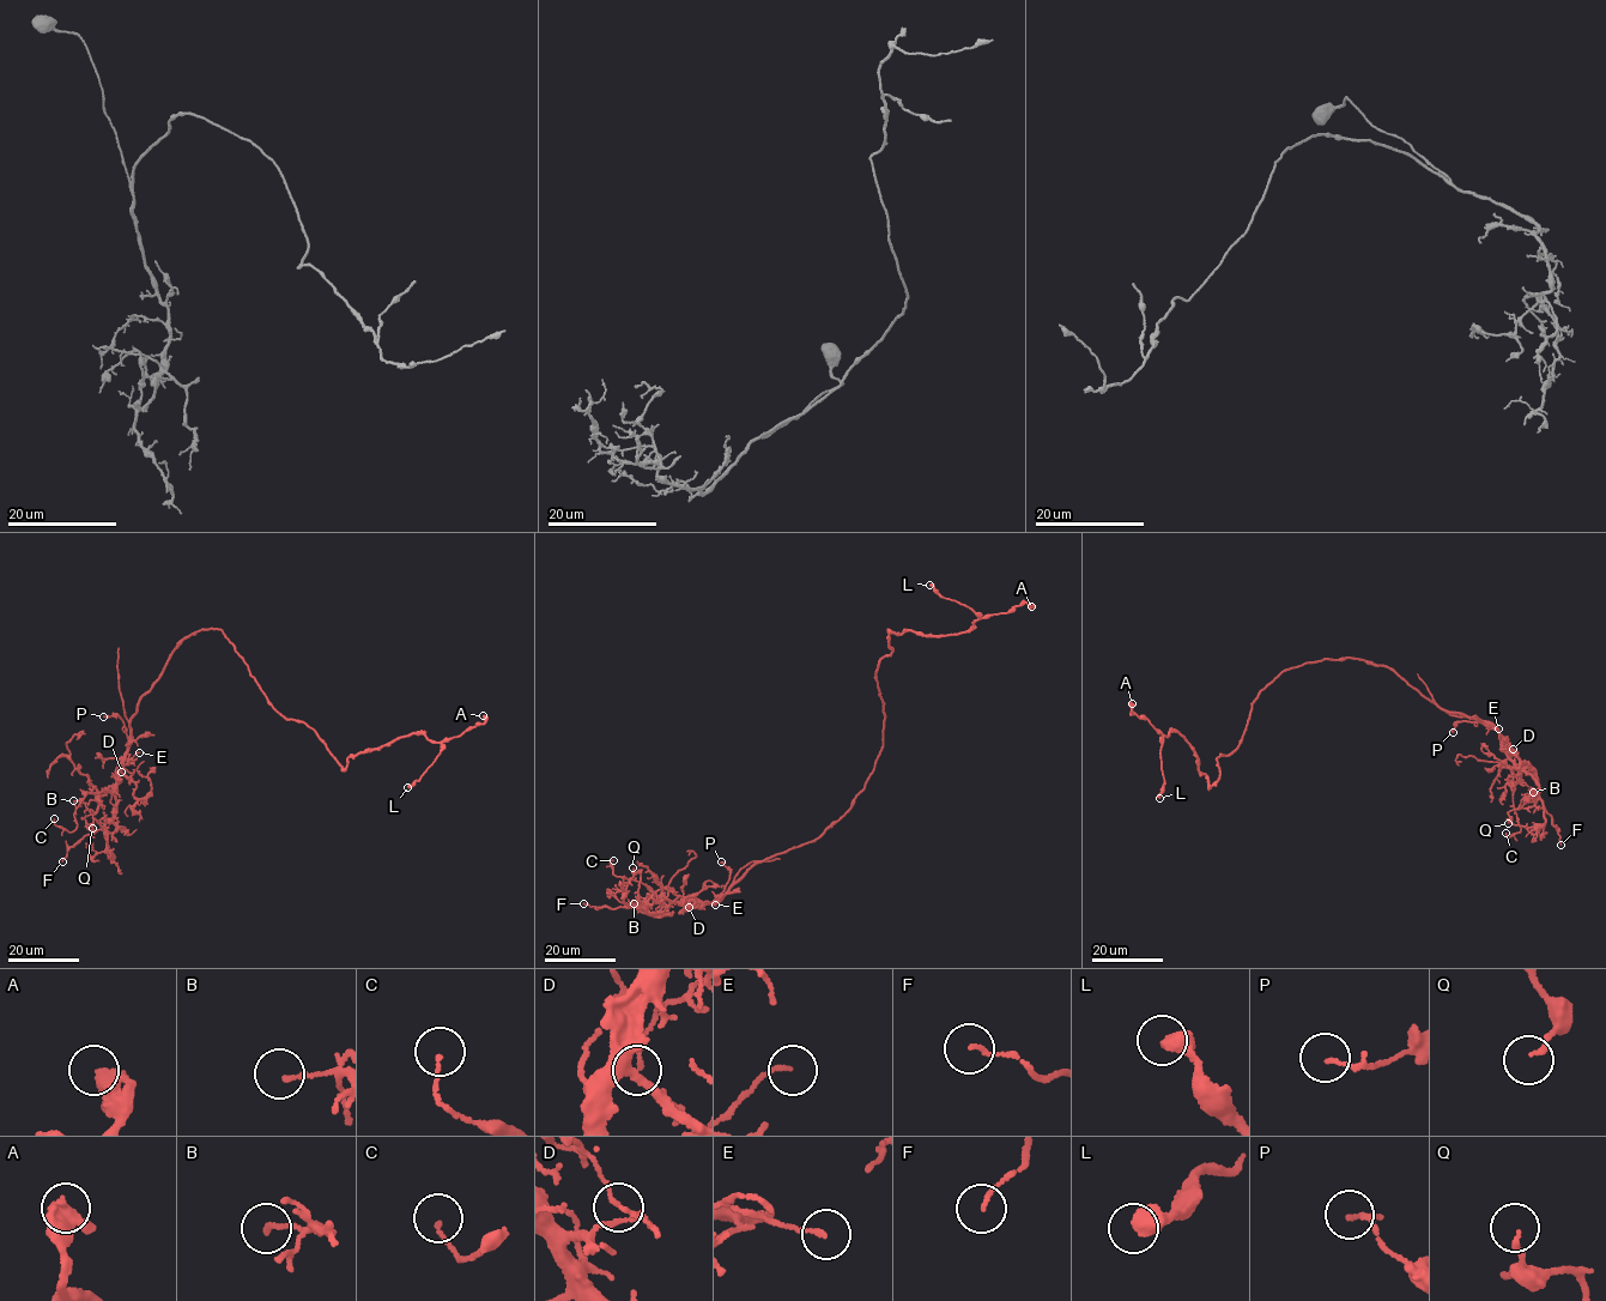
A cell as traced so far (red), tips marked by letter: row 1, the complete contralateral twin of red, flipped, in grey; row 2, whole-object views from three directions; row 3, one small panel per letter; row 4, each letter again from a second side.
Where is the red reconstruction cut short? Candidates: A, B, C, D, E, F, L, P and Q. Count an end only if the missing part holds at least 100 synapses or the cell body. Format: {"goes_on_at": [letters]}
{"goes_on_at": []}

